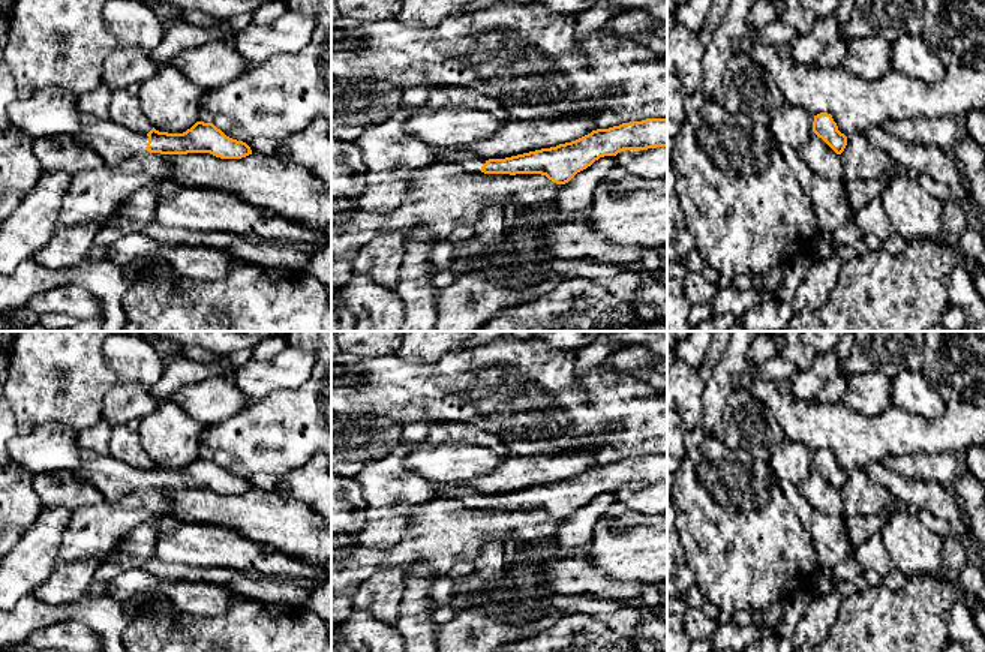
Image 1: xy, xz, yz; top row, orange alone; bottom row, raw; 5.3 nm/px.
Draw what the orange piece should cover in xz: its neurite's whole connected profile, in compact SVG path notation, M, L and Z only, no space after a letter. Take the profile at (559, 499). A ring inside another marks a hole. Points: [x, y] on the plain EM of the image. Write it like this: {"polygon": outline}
{"polygon": "M646 454L597 465L571 478L505 495L486 496L456 484L433 484L433 490L438 498L457 501L466 508L541 510L556 520L565 520L600 493L657 483L667 483L667 454Z"}

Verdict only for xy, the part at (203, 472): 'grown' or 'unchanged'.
grown

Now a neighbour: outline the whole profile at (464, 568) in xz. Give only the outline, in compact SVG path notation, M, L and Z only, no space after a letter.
M459 561L448 573L448 577L454 580L465 579L475 573L474 561Z

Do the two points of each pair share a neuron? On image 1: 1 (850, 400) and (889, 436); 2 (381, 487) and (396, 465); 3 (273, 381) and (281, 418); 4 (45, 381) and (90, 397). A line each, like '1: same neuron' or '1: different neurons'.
1: different neurons
2: same neuron
3: different neurons
4: same neuron

